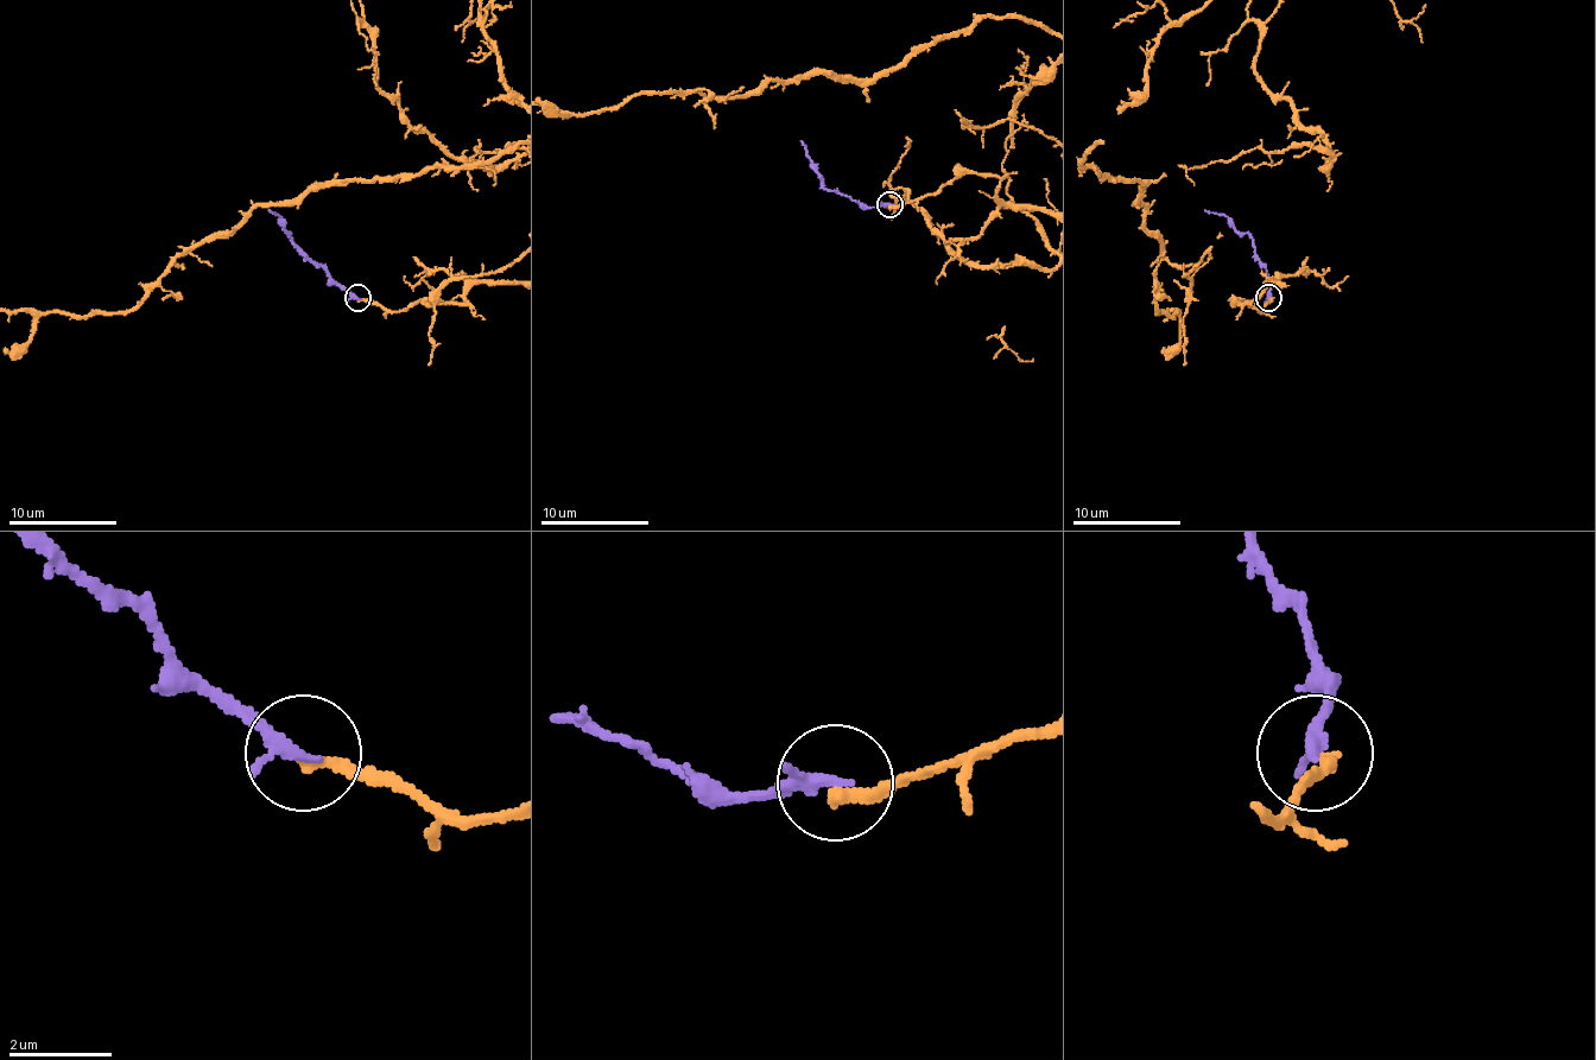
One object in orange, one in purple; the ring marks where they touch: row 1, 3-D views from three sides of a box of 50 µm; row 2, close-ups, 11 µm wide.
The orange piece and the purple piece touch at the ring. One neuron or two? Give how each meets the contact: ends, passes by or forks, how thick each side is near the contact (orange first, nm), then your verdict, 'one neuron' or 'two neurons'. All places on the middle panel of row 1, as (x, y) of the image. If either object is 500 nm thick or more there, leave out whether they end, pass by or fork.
orange ends; purple ends; calibres 240 and 320 nm; one neuron

